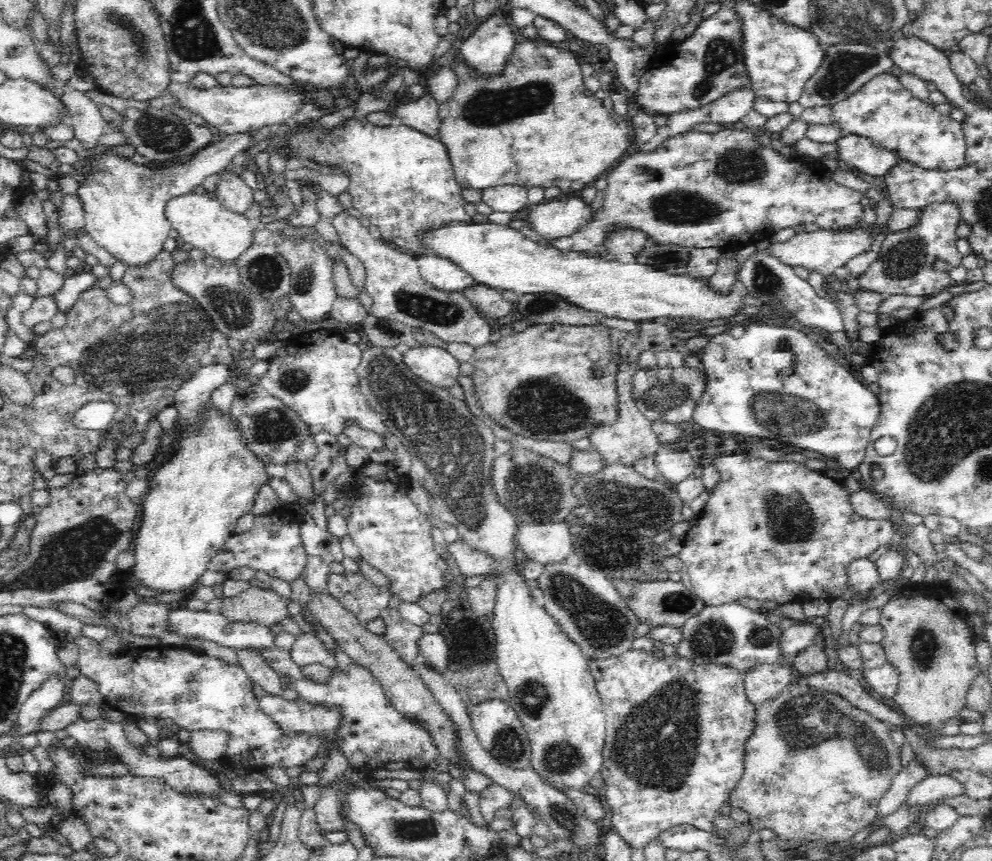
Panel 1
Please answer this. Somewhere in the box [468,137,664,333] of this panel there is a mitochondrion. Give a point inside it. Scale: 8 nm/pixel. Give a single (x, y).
(540, 306)

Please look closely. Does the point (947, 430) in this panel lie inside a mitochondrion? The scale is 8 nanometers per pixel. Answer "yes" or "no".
yes

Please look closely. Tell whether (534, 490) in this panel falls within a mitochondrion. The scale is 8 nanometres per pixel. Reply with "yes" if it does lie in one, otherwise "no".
yes

